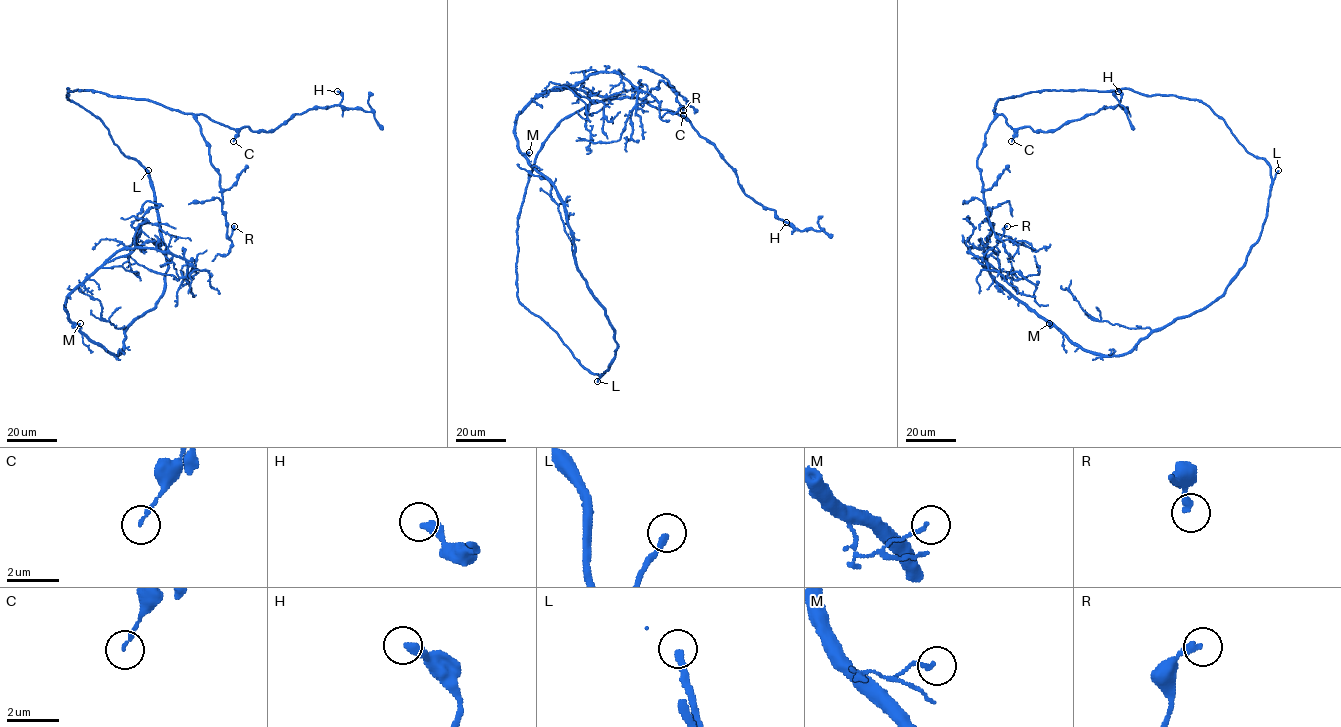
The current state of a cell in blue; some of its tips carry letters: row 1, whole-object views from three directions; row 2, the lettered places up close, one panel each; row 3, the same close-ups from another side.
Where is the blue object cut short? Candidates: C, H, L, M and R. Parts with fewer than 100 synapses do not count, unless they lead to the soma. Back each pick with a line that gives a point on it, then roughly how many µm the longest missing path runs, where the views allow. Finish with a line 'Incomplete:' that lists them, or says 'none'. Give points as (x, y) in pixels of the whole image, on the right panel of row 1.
L: (1278, 170) | 70 µm
Incomplete: L

